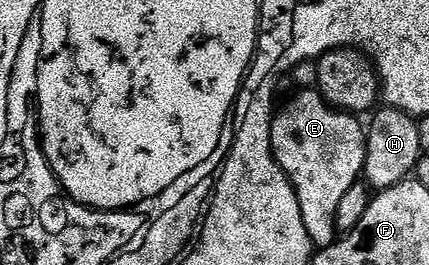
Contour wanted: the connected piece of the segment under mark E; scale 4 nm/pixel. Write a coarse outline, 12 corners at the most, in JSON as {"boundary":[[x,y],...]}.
{"boundary":[[300,89],[274,111],[271,154],[297,192],[312,247],[337,240],[360,181],[356,115]]}

